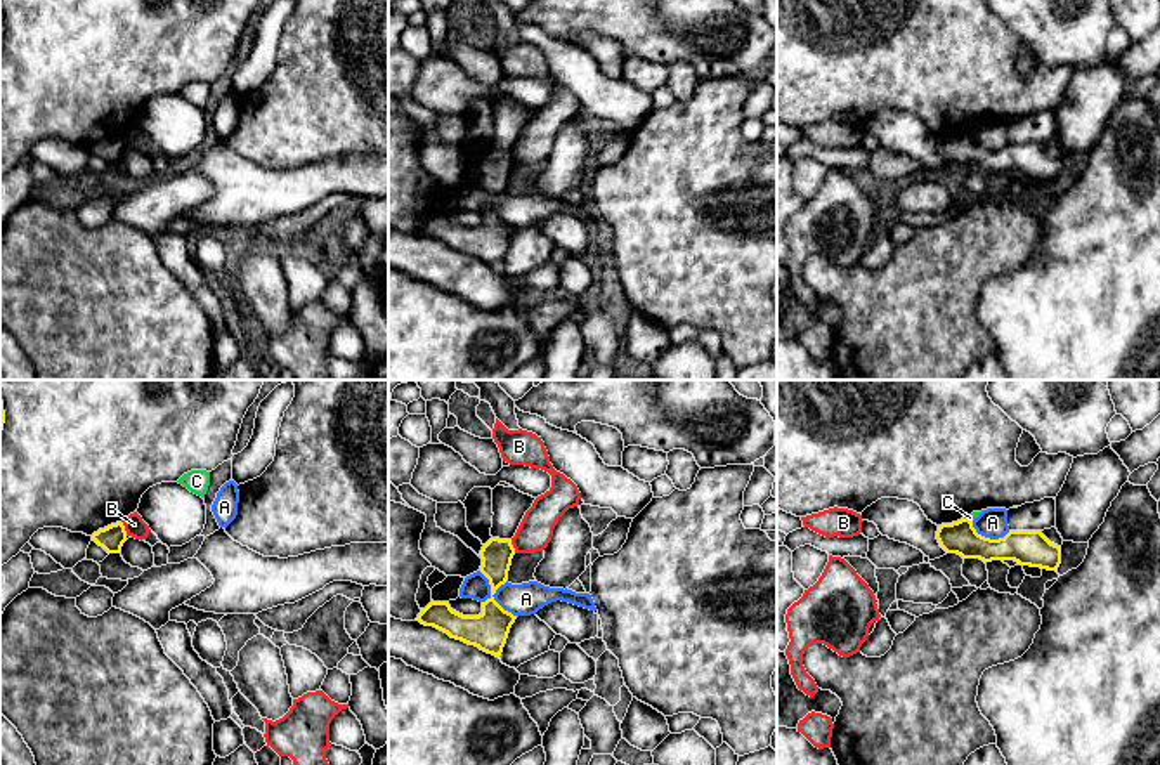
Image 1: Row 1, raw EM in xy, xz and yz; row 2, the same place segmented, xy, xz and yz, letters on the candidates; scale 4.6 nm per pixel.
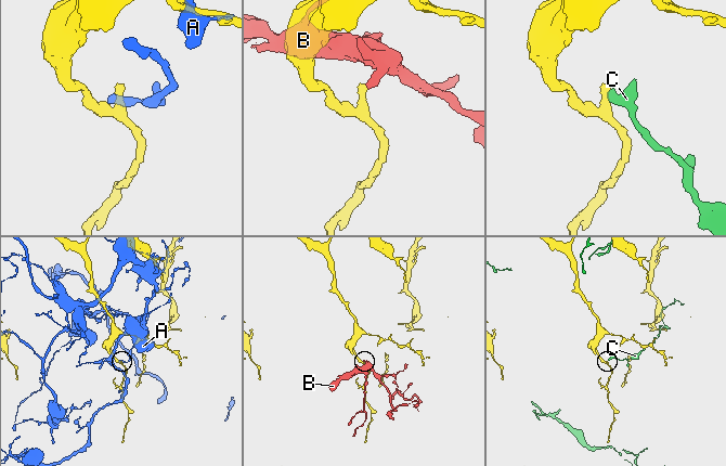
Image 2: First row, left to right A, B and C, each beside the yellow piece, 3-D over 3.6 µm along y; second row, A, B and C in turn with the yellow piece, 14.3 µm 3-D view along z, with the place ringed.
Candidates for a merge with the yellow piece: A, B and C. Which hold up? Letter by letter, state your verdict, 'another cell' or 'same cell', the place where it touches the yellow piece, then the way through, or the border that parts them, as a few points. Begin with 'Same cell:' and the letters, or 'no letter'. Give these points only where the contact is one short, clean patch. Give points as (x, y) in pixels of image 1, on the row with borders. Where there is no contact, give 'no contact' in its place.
Same cell: no letter
A: another cell | xz (493, 597)
B: another cell | xy (123, 528) | along xy (122, 521), (127, 535)
C: another cell | yz (968, 519)

